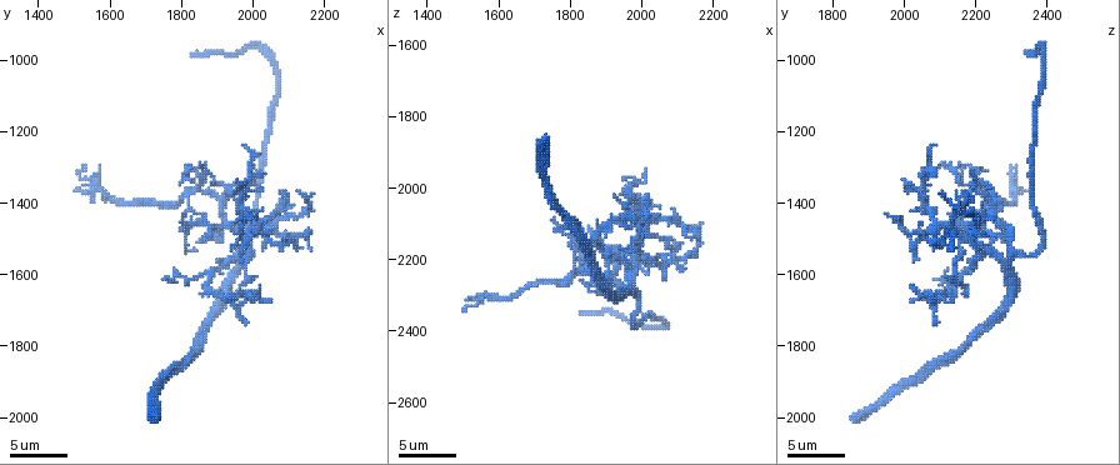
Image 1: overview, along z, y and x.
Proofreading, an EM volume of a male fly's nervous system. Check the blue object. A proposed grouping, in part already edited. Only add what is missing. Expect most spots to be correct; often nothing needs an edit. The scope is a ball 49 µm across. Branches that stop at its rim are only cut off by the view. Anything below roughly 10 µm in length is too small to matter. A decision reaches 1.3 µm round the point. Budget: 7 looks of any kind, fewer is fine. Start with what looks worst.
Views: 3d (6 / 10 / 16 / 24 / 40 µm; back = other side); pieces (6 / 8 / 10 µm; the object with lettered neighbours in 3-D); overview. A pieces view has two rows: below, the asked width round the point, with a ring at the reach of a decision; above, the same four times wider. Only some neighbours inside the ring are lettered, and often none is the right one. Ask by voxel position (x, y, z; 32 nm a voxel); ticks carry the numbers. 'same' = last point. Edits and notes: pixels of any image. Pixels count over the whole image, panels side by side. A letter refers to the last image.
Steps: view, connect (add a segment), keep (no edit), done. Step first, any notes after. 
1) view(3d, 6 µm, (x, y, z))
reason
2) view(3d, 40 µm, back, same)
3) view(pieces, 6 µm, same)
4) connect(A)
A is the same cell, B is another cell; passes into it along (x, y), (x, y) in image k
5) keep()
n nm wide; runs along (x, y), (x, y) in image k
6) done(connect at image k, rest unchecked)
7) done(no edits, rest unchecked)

view(3d, 6 µm, (2120, 1490, 2220))
thin end

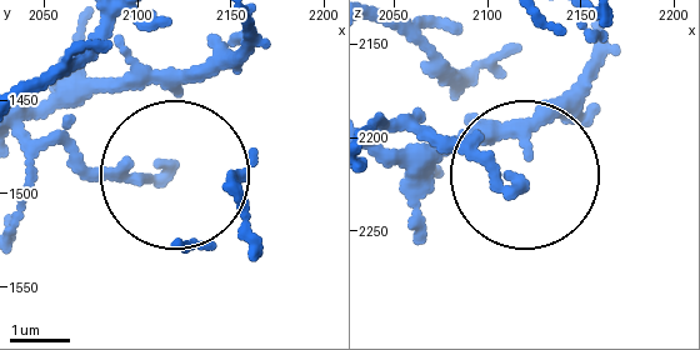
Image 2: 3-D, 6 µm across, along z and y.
view(pieces, 10 µm, (2116, 1490, 2224))
see the neighbours

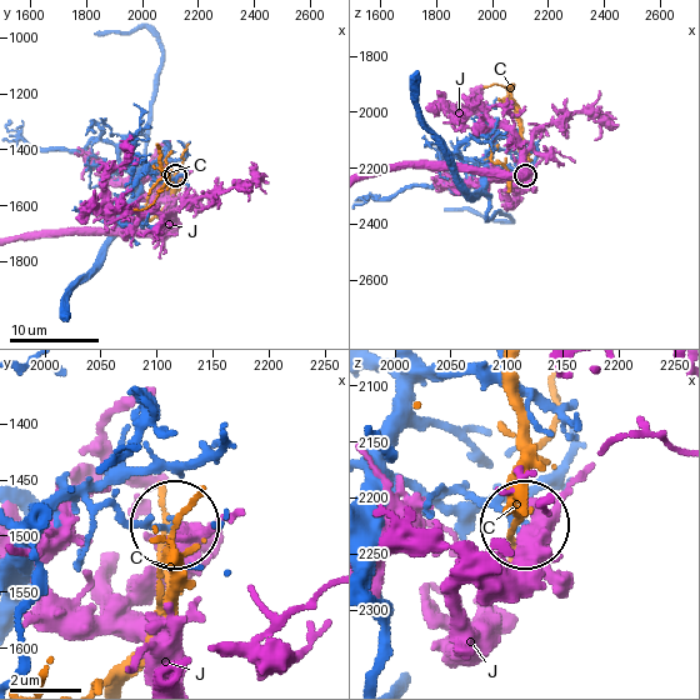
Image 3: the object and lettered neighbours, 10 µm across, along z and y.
keep()
180 nm wide; C and J are other cells; none of them fits

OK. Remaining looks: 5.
view(pieces, 10 µm, (1750, 1610, 2090))
thin end

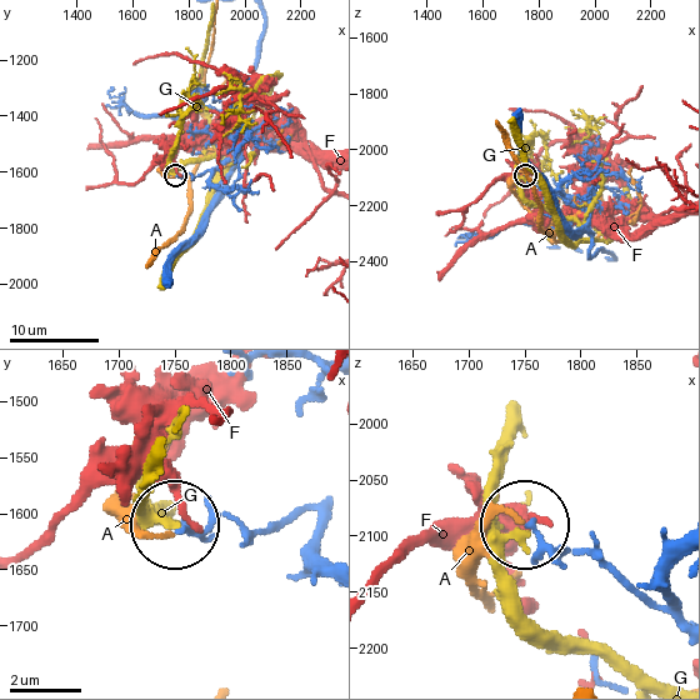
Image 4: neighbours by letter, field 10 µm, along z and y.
keep()
A, F and G are other cells; no lettered segment goes on from it

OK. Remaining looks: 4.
view(pieces, 6 µm, (1980, 1740, 2100))
branch stops here

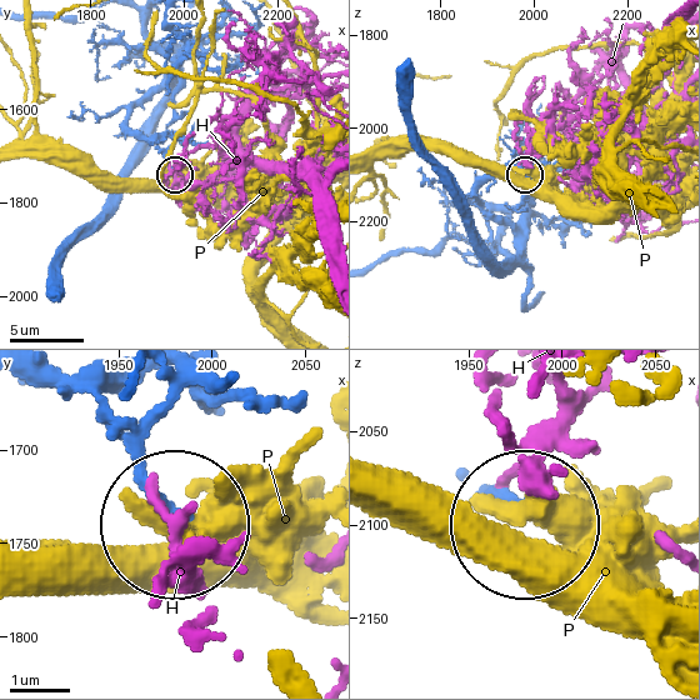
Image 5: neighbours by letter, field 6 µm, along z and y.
keep()
H and P are other cells; runs along (55, 374), (115, 424), (170, 509) in image 5; none of them fits

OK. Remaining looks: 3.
view(pieces, 6 µm, (1850, 1280, 2110))

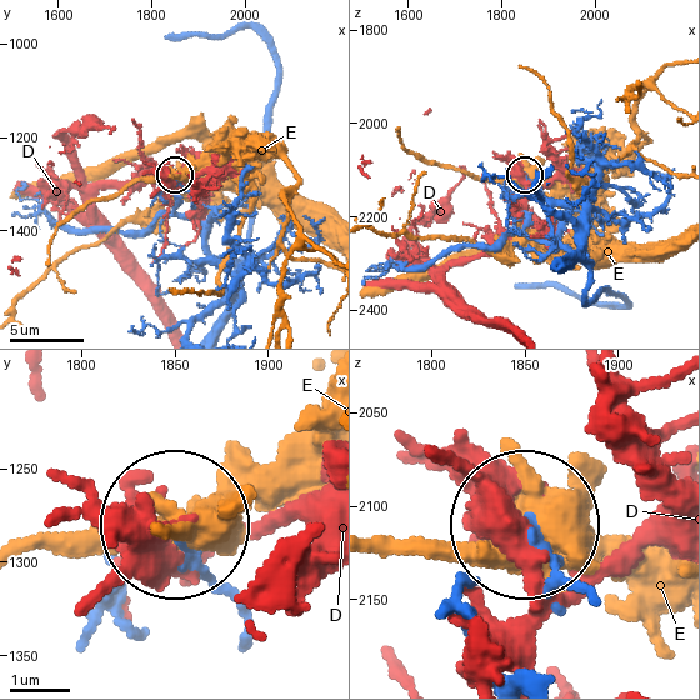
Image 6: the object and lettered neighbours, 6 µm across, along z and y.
keep()
D and E are other cells; runs along (573, 576), (533, 523) in image 6; none of them fits

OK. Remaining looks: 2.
done(no edits, rest unchecked)

